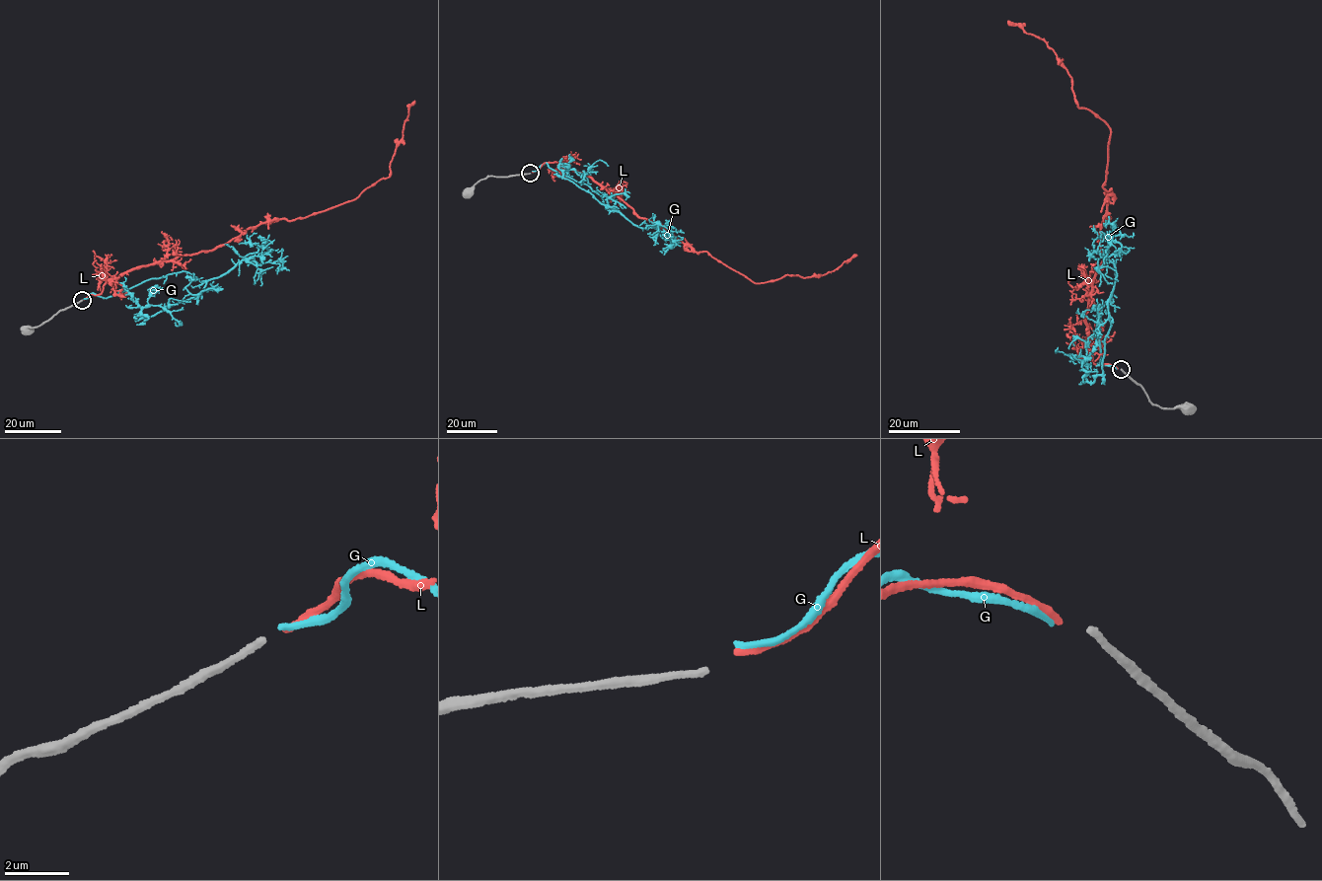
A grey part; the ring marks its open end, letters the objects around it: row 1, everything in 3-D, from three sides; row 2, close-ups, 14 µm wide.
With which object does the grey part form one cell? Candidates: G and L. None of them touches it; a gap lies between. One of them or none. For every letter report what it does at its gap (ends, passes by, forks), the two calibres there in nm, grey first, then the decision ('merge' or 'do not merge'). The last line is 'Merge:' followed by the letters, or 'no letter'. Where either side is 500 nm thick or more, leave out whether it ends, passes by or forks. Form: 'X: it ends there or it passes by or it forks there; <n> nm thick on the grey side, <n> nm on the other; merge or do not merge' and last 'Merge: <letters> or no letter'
G: it ends there; 220 nm thick on the grey side, 160 nm on the other; do not merge
L: it ends there; 220 nm thick on the grey side, 200 nm on the other; do not merge
Merge: no letter

